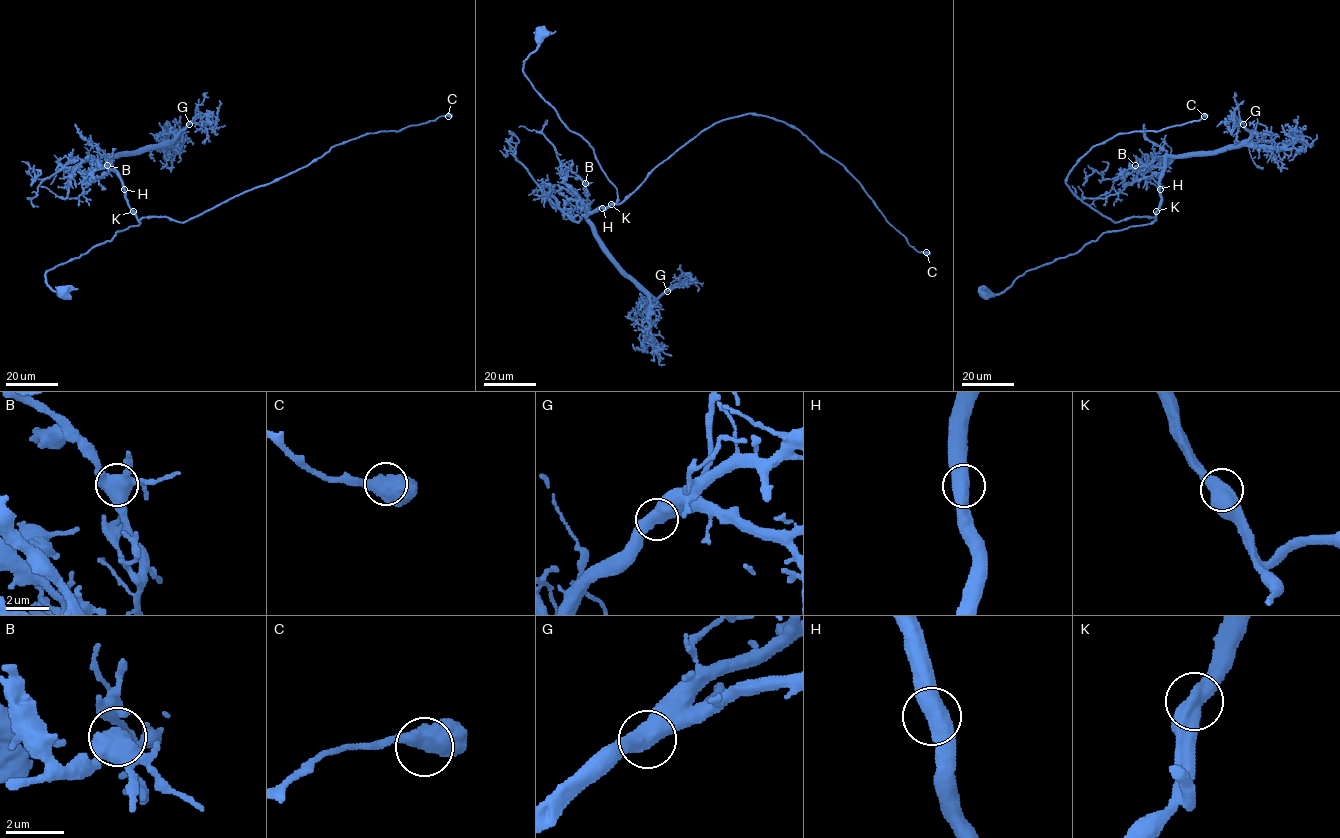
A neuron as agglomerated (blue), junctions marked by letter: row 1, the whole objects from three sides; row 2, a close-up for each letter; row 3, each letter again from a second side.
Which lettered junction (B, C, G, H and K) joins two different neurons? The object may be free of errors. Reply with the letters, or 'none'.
none

